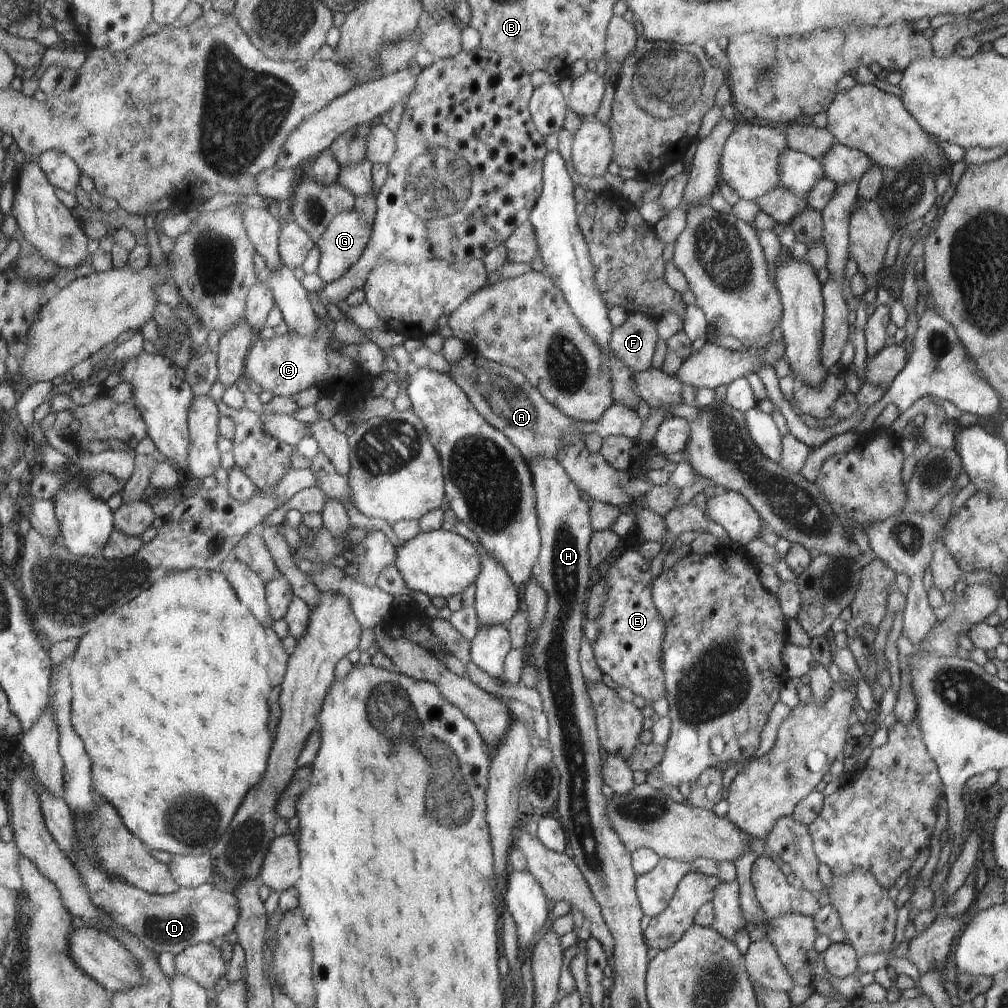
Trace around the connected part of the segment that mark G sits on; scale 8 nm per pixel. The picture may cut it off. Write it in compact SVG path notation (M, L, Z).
M355 208L339 212L328 225L317 244L320 249L320 259L317 274L324 283L338 281L344 273L355 266L363 256L369 241L372 228L368 217L361 215Z

